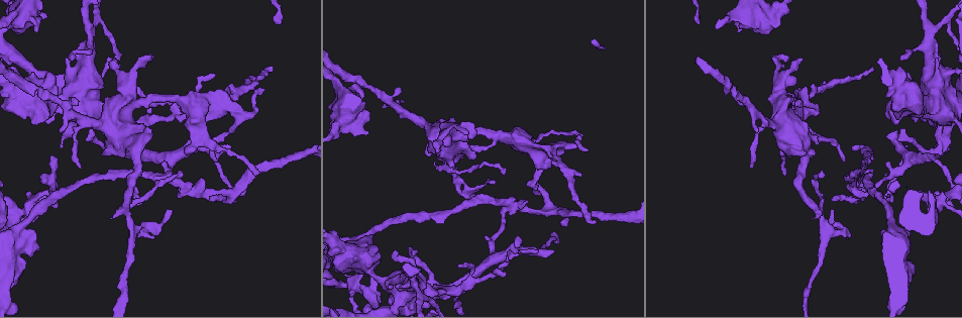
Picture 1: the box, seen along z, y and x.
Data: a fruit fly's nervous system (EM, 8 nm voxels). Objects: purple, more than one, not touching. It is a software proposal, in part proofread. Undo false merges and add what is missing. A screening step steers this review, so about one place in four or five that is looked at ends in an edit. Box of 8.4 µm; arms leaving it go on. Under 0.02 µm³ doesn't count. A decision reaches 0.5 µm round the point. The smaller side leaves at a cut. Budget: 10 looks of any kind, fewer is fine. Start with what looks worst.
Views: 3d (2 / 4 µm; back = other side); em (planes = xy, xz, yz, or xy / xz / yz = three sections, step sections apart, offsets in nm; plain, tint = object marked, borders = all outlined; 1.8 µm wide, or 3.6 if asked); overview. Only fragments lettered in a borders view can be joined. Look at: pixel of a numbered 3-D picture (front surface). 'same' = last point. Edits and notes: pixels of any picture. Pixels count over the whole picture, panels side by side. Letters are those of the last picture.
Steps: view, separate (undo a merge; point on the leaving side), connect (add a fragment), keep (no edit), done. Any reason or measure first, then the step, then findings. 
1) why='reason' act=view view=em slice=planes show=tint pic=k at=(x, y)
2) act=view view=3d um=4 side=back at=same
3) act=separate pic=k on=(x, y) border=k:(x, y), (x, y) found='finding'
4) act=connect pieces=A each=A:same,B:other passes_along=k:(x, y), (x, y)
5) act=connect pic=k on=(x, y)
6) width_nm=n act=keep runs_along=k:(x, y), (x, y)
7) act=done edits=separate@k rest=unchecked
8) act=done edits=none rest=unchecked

why='a narrow waist' act=view view=em um=3.6 slice=planes show=borders pic=1 at=(507, 209)

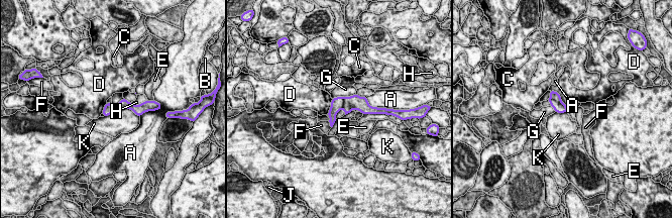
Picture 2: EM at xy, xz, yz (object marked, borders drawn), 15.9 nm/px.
longest_contact=K:600nm act=separate pic=2 on=(554, 95) each=A:other,B:other,C:other,D:other,E:other,F:other,G:other,H:other,J:other,K:other border=2:(550, 96), (562, 103) found='a second neuron is stuck on'

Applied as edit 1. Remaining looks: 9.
why='see it whole again' act=view view=overview

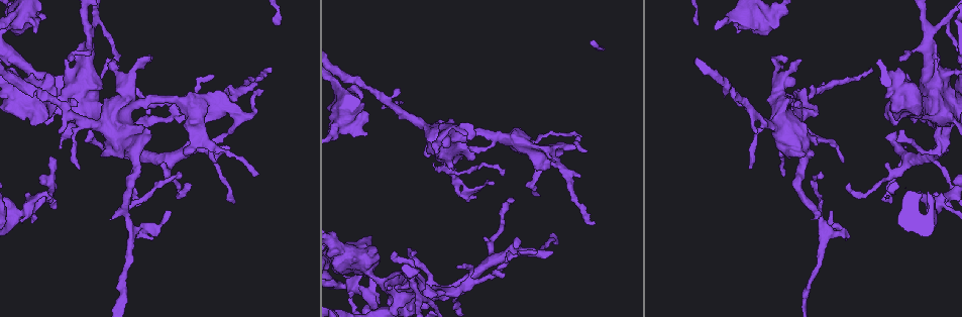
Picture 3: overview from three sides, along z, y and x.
why='sharp bend' act=view view=em slice=xy step=4 show=tint pic=3 at=(945, 137)

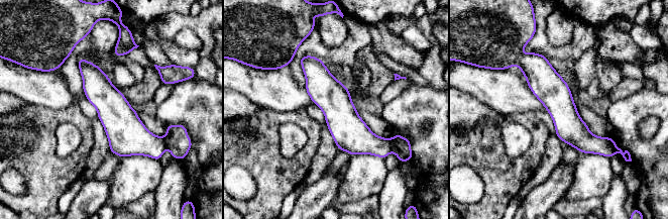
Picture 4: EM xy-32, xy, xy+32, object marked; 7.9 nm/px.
why='cut it another way' act=view view=em slice=planes show=borders at=same

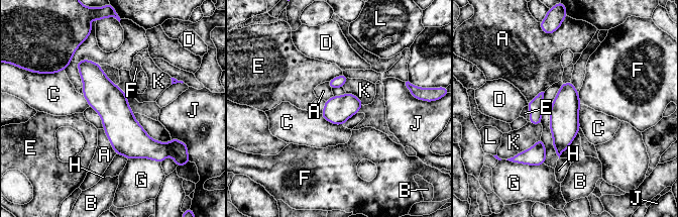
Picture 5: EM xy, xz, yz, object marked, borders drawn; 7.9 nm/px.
longest_contact=K:280nm act=separate pic=5 on=(138, 143) each=A:other,B:other,C:other,D:other,E:other,F:other,G:other,H:other,J:other,K:other,L:other found='a second neuron is stuck on'

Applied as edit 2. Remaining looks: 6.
why='free end' act=view view=em slice=yz step=4 show=tint pic=3 at=(816, 143)

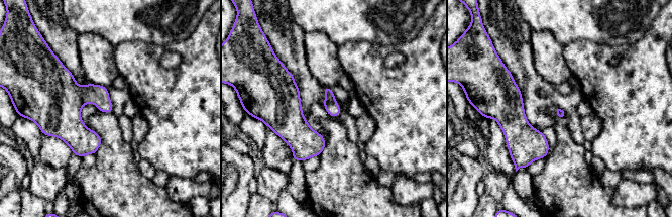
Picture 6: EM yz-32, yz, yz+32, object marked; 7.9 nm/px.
act=view view=em slice=yz step=4 show=borders at=same

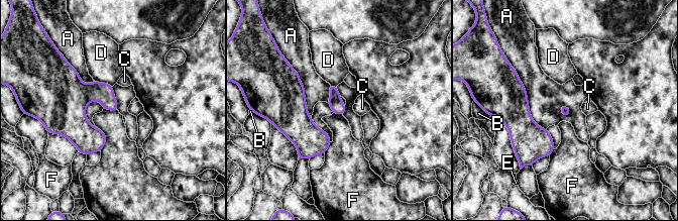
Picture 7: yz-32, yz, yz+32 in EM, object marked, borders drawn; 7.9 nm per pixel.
act=keep each=A:other,B:other,C:other,D:other,E:other,F:other border=7:(510, 65), (531, 117), (546, 129) found='no lettered fragment goes on from it'

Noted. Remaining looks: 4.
why='thin end' act=view view=em slice=planes show=plain pic=3 at=(472, 136)

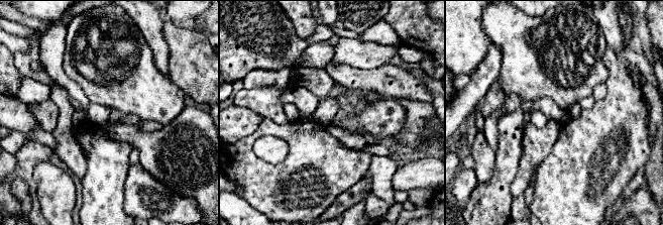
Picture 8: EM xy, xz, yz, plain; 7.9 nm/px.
act=view view=em slice=planes show=borders at=same

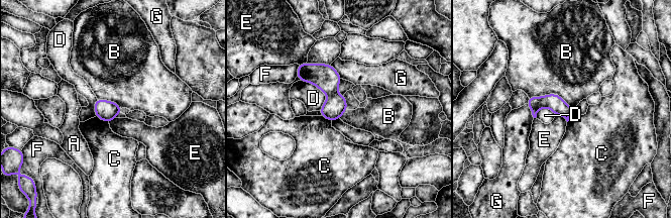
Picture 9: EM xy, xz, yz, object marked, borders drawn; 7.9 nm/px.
width_nm=140 act=keep each=A:other,B:other,C:other,D:other,E:other,F:other,G:other found='none of them fits'

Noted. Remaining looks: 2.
act=done edits=separate@2,separate@5 rest=unchecked

